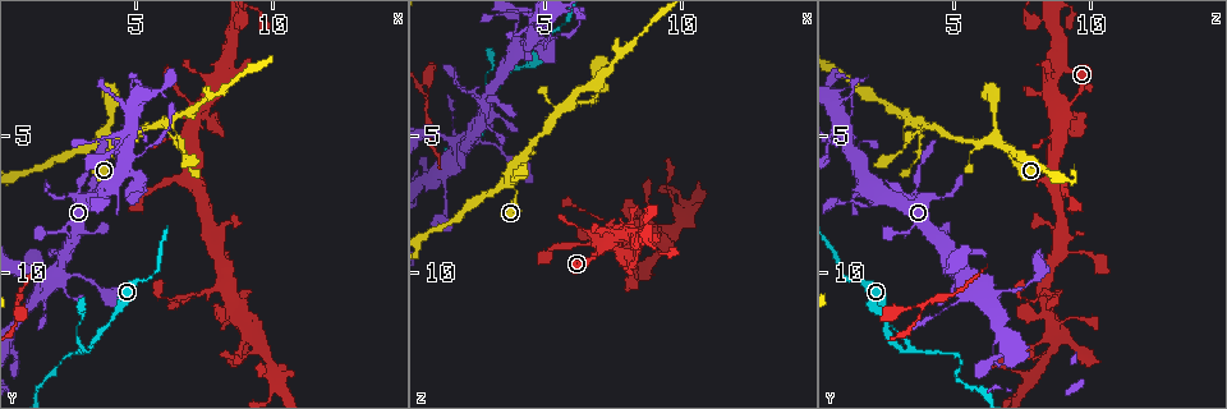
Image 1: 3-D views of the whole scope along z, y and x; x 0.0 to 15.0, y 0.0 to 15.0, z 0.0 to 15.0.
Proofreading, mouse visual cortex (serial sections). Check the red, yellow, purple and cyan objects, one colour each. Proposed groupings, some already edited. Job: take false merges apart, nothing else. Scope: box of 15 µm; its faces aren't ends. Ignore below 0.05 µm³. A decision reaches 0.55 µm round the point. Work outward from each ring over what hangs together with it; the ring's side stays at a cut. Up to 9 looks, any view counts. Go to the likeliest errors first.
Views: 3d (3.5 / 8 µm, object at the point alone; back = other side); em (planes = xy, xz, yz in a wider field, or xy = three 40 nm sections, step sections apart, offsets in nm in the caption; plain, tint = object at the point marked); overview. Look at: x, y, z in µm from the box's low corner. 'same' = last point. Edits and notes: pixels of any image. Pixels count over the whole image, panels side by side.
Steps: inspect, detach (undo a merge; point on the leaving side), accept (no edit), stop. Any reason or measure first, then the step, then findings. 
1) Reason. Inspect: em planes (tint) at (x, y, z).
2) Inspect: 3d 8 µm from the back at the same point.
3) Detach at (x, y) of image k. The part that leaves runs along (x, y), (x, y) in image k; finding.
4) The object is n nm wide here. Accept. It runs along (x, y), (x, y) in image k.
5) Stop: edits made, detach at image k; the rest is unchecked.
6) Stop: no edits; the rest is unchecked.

Four or more arms meet. Inspect: 3d 3.5 µm at (3.8, 5.4, 6.8).

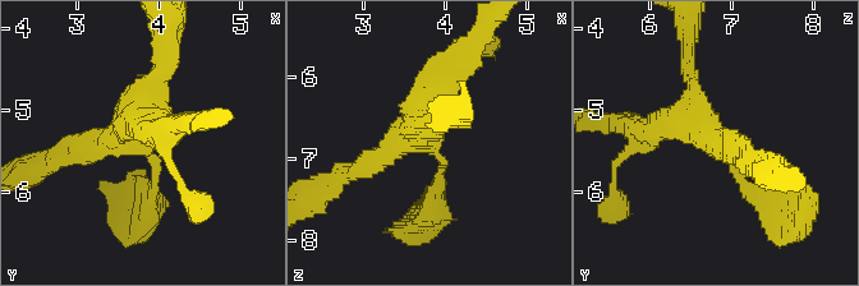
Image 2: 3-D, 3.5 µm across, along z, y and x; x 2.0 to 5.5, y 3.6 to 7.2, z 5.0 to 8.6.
Now the EM. Inspect: em xy step 1 (tint) at (3.85, 5.40, 6.80).

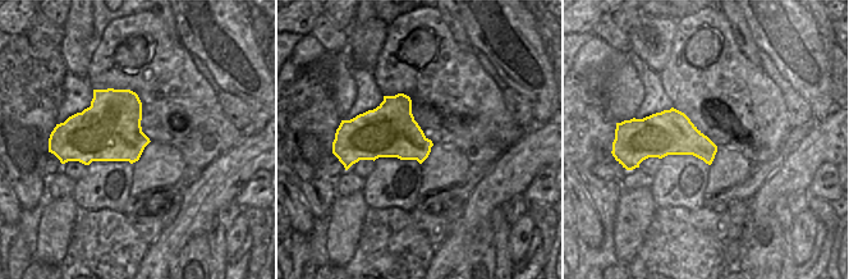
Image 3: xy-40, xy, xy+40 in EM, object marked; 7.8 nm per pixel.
Accept. It runs along (766, 202), (694, 119), (648, 130) in image 2; all the same cell.

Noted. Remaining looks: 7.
Three arms meet. Inspect: 3d 3.5 µm at (3.1, 12.8, 3.3).

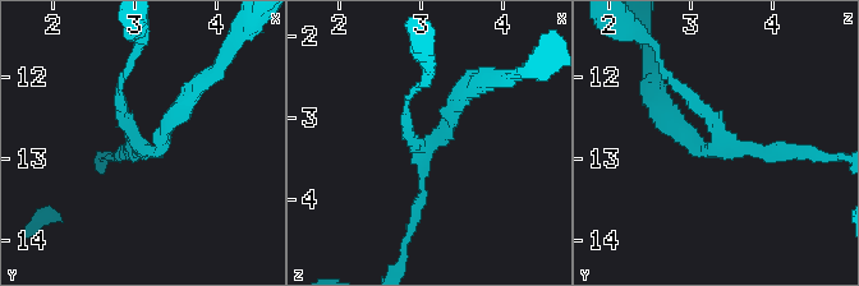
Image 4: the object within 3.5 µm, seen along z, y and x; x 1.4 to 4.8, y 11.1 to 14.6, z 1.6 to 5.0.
Now the EM. Inspect: em xy step 3 (tint) at (3.10, 12.85, 3.30).

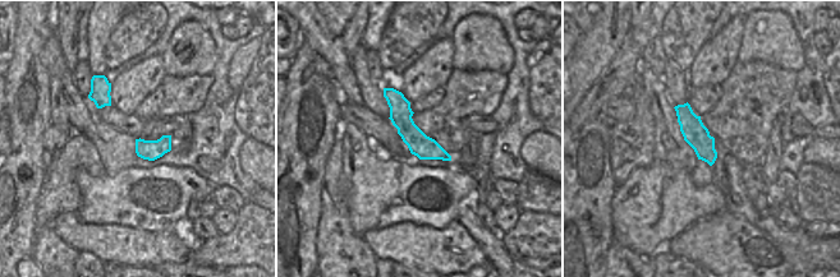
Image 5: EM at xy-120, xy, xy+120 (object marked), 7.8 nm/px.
3 arms meet here. Accept. It runs along (468, 91), (425, 150), (413, 221) in image 4; continuous, no second cell.

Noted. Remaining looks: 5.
Inspect: 3d 3.5 µm at (7.1, 10.7, 8.5).

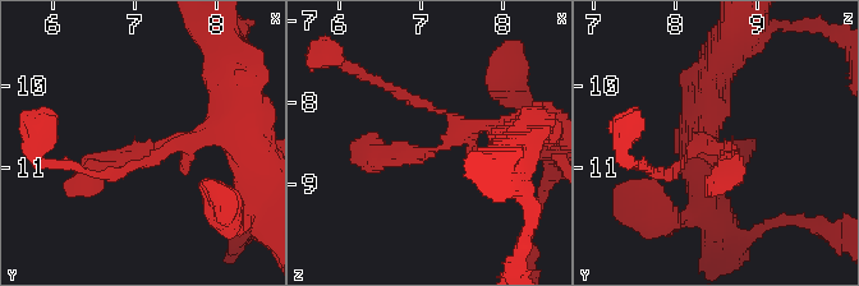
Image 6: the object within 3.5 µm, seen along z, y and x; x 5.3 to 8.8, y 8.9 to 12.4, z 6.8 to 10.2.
3 arms meet here; the arms are 100, 200, 250 nm wide. Inspect: em xy step 2 (plain) at (7.20, 10.80, 8.60).

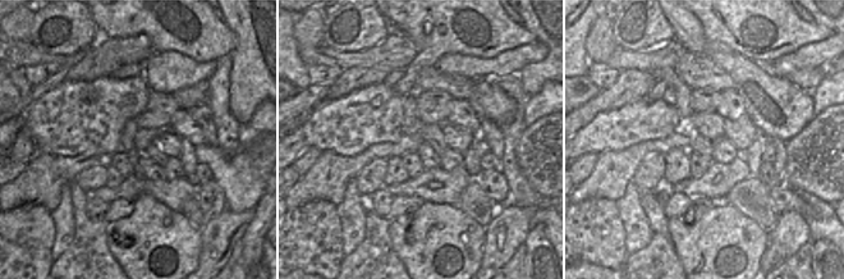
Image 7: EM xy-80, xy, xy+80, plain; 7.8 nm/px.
Where the object lies. Inspect: em xy step 2 (tint) at the same point.

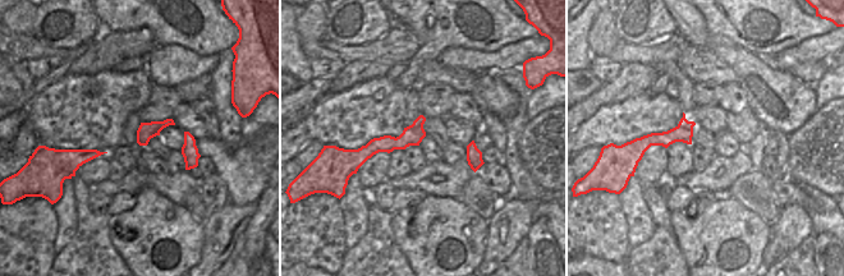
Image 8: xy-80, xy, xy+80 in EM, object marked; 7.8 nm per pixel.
Accept. Continuous, no second cell.

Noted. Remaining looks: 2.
Stop: no edits; the rest is unchecked.

